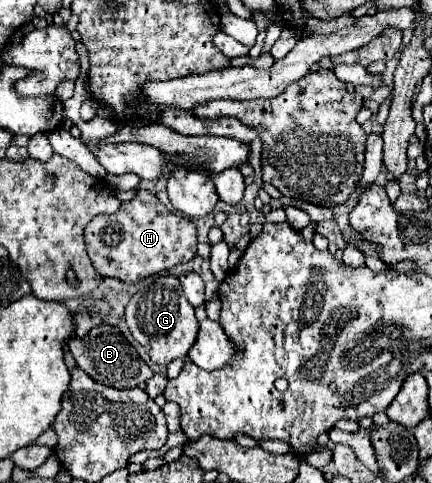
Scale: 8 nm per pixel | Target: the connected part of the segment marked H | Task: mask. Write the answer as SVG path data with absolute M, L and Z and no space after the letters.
M137 190L133 200L121 204L119 212L95 216L87 224L85 244L97 274L121 282L139 282L141 278L193 260L197 256L197 230L189 218L169 212L155 194Z

